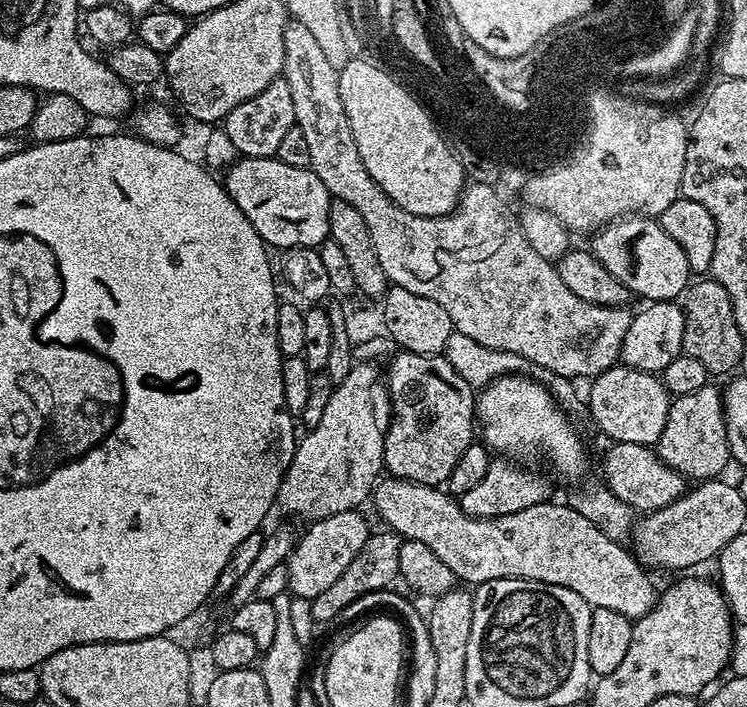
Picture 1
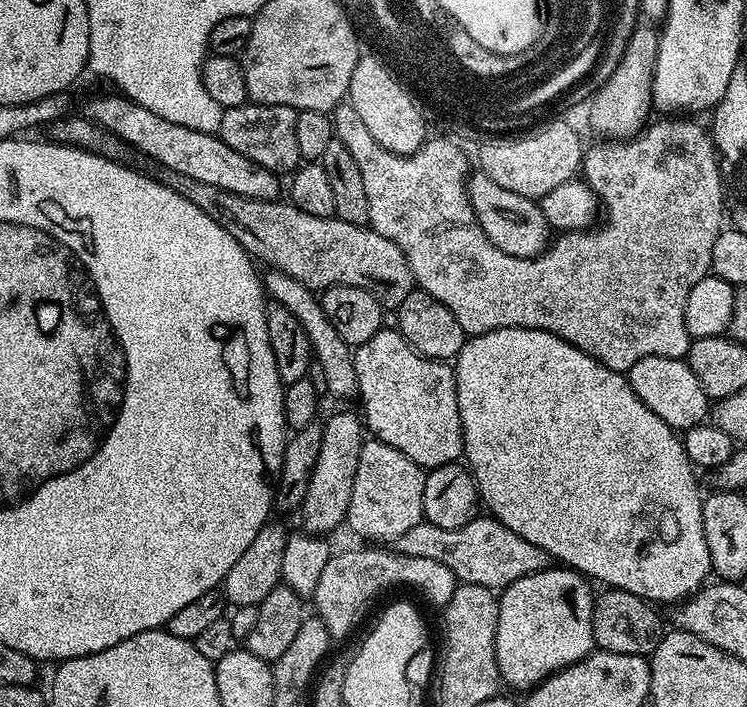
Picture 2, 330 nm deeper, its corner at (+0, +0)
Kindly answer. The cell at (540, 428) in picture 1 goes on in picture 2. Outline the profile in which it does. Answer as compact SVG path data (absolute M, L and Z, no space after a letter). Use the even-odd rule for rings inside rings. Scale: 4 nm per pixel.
M503 328L465 339L460 355L454 361L454 371L466 464L476 480L483 507L488 507L485 509L495 519L514 530L514 534L522 534L526 542L534 542L534 546L546 550L553 561L593 581L601 580L608 588L621 588L656 606L675 606L705 587L713 571L710 546L706 544L702 522L702 491L696 485L697 469L690 462L677 429L666 426L666 422L662 422L662 418L658 418L658 414L654 414L654 410L634 394L625 373L610 370L570 342L533 328Z

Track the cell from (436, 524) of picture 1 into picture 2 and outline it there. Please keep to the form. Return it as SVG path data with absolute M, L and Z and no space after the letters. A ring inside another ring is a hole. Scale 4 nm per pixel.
M268 270L263 273L262 283L264 291L275 303L286 306L298 322L302 322L302 330L306 330L306 338L310 338L312 354L316 361L322 366L326 377L327 395L337 396L344 400L347 396L355 397L360 391L358 386L358 374L354 370L354 348L346 343L342 334L334 330L330 318L326 318L326 310L322 310L320 296L313 289L308 288L298 278L287 276L284 272Z

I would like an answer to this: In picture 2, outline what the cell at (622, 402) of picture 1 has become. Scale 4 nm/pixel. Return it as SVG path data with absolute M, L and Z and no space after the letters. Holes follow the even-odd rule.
M661 356L638 358L626 375L634 394L638 394L638 398L642 398L642 402L646 402L646 406L650 406L650 410L654 410L654 414L666 422L666 426L687 430L709 419L708 395L706 390L702 390L702 382L698 382L694 370L690 370L687 359L675 360Z

